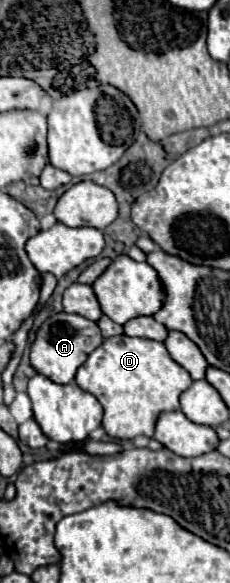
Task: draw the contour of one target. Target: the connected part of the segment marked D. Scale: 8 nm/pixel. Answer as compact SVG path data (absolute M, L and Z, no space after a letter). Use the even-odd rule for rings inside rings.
M127 335L105 339L89 355L89 359L79 367L75 381L81 389L85 389L97 397L97 401L103 405L103 411L105 411L103 429L107 431L109 437L121 439L121 441L123 439L129 441L137 435L153 437L157 417L165 411L177 411L181 407L179 405L181 393L187 391L193 383L193 379L189 379L189 373L183 367L177 367L177 363L173 363L173 359L171 359L171 355L163 343L153 343L149 339L133 339Z

